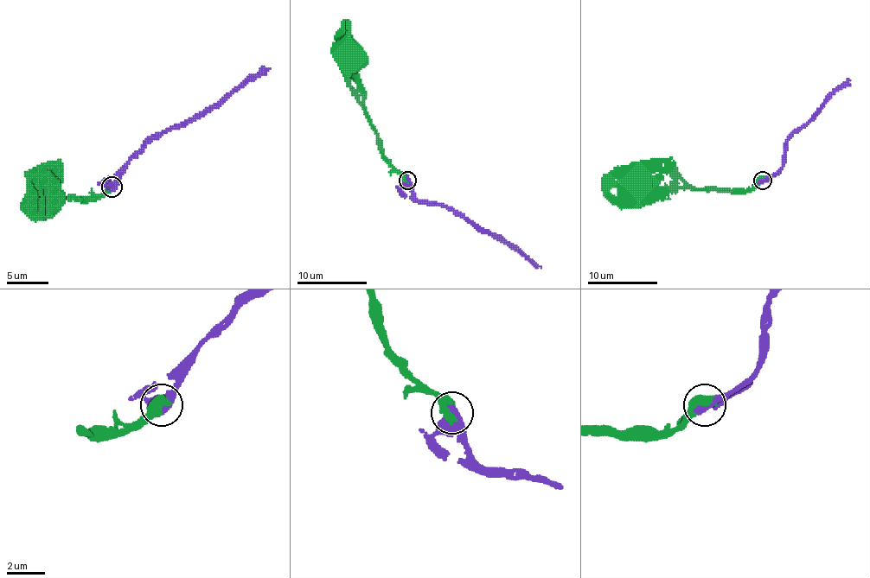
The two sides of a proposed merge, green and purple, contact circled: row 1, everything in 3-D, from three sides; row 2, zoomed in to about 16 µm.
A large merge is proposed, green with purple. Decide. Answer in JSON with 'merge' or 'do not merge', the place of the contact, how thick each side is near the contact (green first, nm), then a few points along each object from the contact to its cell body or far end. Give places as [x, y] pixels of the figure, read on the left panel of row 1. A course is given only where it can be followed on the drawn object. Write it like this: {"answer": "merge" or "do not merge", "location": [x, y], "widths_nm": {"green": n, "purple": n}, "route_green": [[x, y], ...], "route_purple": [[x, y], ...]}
{"answer": "merge", "location": [111, 187], "widths_nm": {"green": 750, "purple": 340}, "route_green": [[112, 187], [93, 199], [41, 194], [54, 187], [46, 194]], "route_purple": [[112, 187], [124, 166], [145, 145], [182, 126], [193, 116], [222, 104], [270, 68]]}

